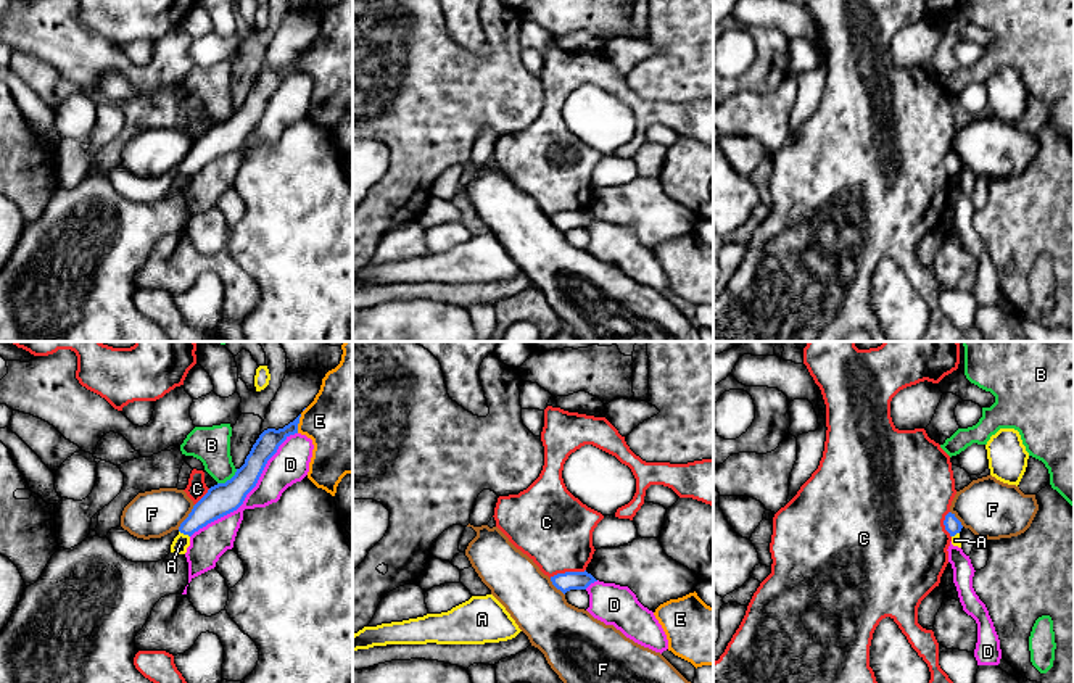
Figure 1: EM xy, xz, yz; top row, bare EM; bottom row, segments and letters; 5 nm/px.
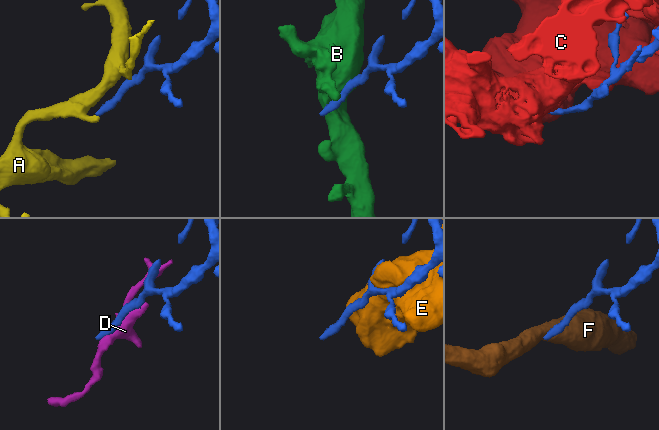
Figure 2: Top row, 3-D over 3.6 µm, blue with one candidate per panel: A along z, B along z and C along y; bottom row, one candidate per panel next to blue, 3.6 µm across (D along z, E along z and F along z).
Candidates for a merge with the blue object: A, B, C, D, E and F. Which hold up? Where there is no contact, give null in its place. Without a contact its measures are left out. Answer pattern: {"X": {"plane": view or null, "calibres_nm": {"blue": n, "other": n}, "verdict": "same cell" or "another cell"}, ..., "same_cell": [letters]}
{"A": {"plane": "xy", "calibres_nm": {"blue": 160, "other": 80}, "verdict": "another cell"}, "B": {"plane": "xy", "calibres_nm": {"blue": 160, "other": 190}, "verdict": "another cell"}, "C": {"plane": "xz", "calibres_nm": {"blue": 100, "other": 380}, "verdict": "another cell"}, "D": {"plane": "xy", "calibres_nm": {"blue": 160, "other": 190}, "verdict": "another cell"}, "E": {"plane": "xy", "calibres_nm": {"blue": 120, "other": 400}, "verdict": "another cell"}, "F": {"plane": "xy", "calibres_nm": {"blue": 160, "other": 240}, "verdict": "another cell"}, "same_cell": []}

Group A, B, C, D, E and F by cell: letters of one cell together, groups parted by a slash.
A / B / C / D / E / F

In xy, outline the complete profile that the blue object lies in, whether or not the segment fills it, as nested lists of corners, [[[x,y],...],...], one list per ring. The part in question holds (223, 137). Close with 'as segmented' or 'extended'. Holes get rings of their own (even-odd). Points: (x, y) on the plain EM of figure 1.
[[[301,53],[283,68],[264,69],[253,84],[245,103],[225,122],[217,122],[193,145],[188,156],[180,163],[179,171],[192,176],[208,163],[237,150],[246,134],[256,126],[267,100],[277,92],[279,85],[298,72]]]; as segmented

